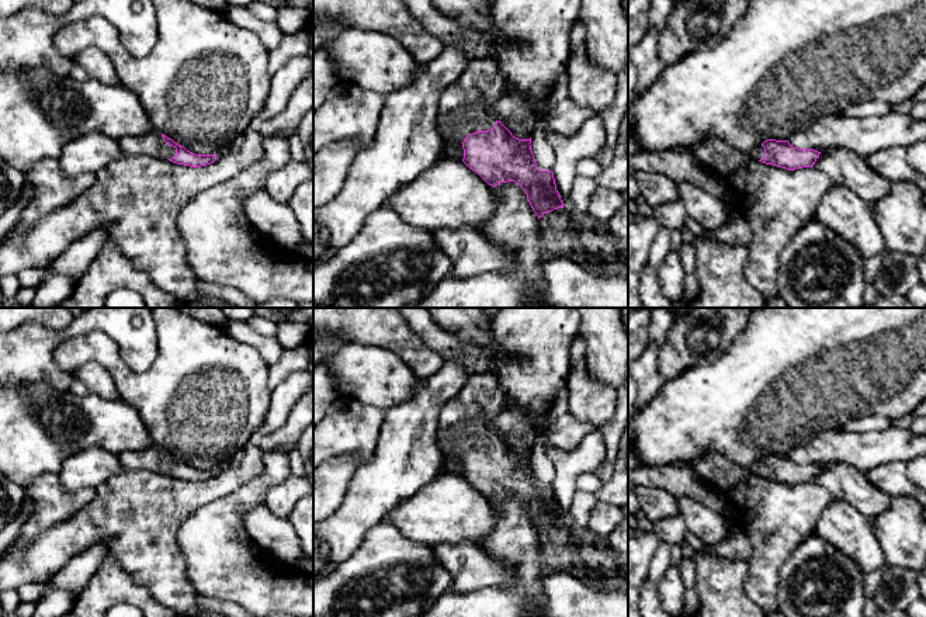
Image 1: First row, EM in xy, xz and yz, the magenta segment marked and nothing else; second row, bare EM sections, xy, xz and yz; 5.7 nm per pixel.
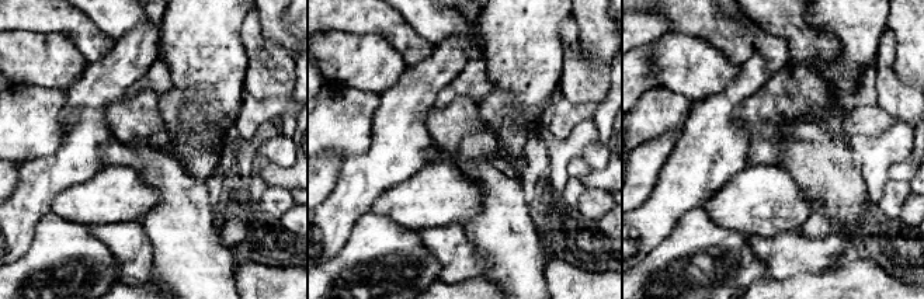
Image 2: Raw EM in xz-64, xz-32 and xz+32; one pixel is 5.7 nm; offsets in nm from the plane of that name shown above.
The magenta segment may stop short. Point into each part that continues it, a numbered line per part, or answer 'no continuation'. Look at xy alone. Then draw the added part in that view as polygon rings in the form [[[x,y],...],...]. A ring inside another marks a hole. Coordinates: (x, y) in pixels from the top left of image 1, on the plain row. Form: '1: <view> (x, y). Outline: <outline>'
1: xy (152, 458). Outline: [[[153,444],[143,451],[126,451],[118,455],[124,469],[149,469],[162,474],[176,471],[176,462],[169,461],[159,446]]]

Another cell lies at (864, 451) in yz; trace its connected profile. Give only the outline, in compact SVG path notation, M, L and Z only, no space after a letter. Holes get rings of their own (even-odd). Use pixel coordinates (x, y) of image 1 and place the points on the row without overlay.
M902 427L867 433L825 430L788 453L790 460L798 464L822 467L843 462L863 474L881 464L896 461L908 464L923 455L926 455L926 436Z

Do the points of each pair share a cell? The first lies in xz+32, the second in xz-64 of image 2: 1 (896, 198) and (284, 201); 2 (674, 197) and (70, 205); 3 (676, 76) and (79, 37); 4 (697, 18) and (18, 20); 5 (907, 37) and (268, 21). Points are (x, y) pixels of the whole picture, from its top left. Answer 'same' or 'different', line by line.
1: different
2: different
3: different
4: same
5: same

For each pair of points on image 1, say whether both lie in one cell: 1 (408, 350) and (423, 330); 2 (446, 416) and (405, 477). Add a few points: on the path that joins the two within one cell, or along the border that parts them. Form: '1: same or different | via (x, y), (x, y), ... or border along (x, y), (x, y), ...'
1: different | border along (406, 322), (443, 357)
2: different | border along (453, 398), (441, 409), (436, 427)

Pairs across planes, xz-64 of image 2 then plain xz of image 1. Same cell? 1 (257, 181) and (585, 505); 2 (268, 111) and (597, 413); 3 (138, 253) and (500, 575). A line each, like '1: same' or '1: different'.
1: same
2: different
3: same

